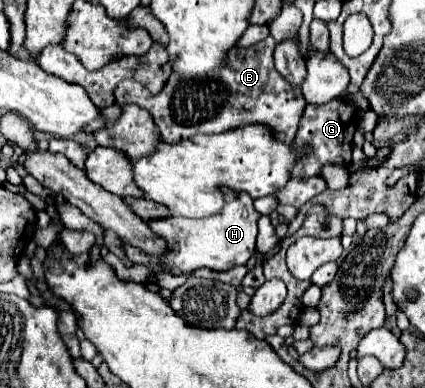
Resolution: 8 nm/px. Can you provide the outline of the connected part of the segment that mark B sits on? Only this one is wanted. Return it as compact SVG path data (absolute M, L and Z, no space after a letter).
M268 36L248 48L230 50L230 66L206 76L180 78L172 74L160 94L150 94L140 82L124 80L116 86L116 104L146 108L160 128L164 142L182 142L196 134L226 132L246 124L268 124L282 142L292 142L306 100L298 86L290 86L274 66L274 38Z

